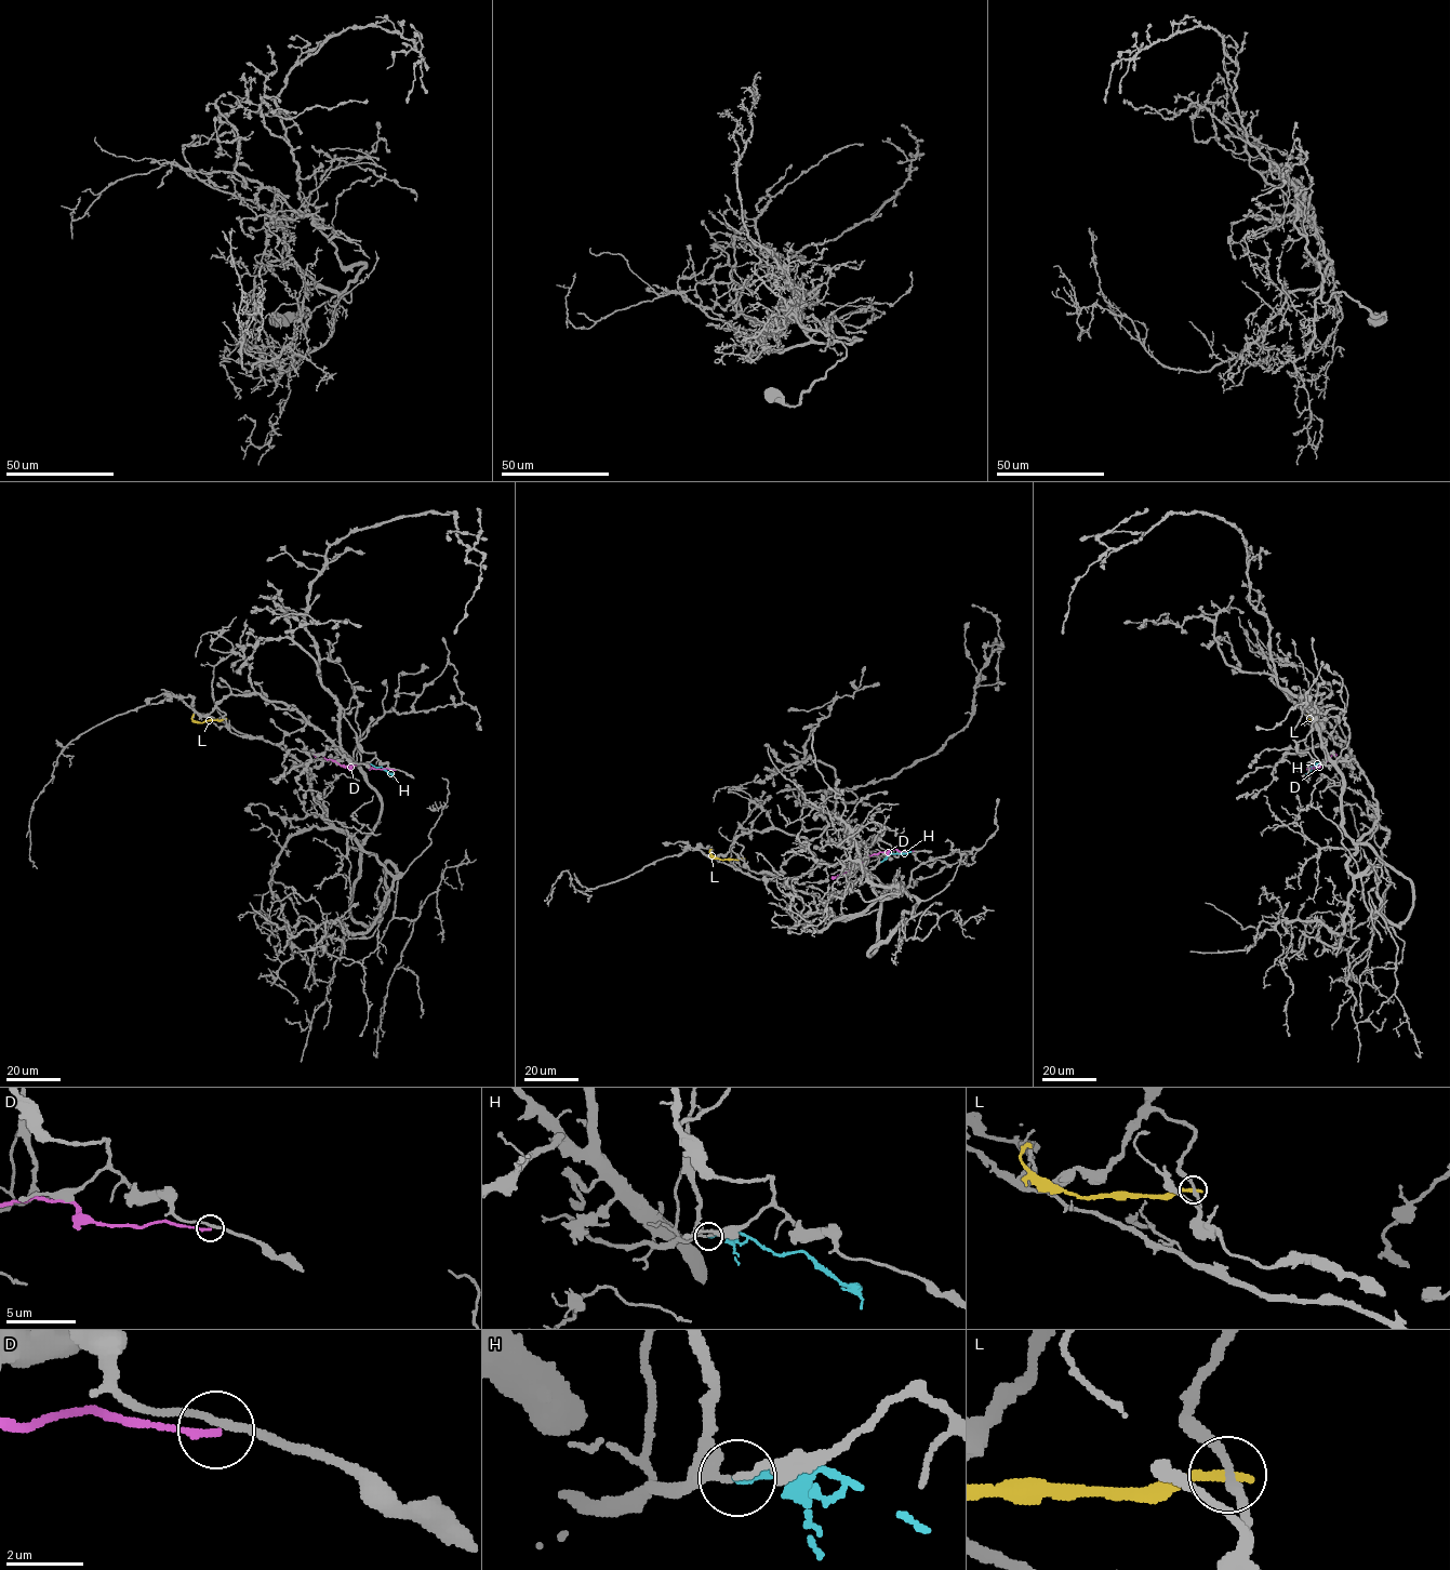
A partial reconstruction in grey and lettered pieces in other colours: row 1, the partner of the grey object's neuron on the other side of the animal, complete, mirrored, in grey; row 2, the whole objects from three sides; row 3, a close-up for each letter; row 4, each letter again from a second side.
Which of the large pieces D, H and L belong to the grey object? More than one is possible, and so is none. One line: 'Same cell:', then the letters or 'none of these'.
Same cell: H

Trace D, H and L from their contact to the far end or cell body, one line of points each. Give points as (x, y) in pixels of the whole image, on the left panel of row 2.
D: (396, 770), (374, 769), (368, 764), (340, 766), (322, 755), (314, 755)
H: (362, 763), (383, 767), (393, 777)
L: (225, 718), (195, 722), (191, 718), (194, 714)

